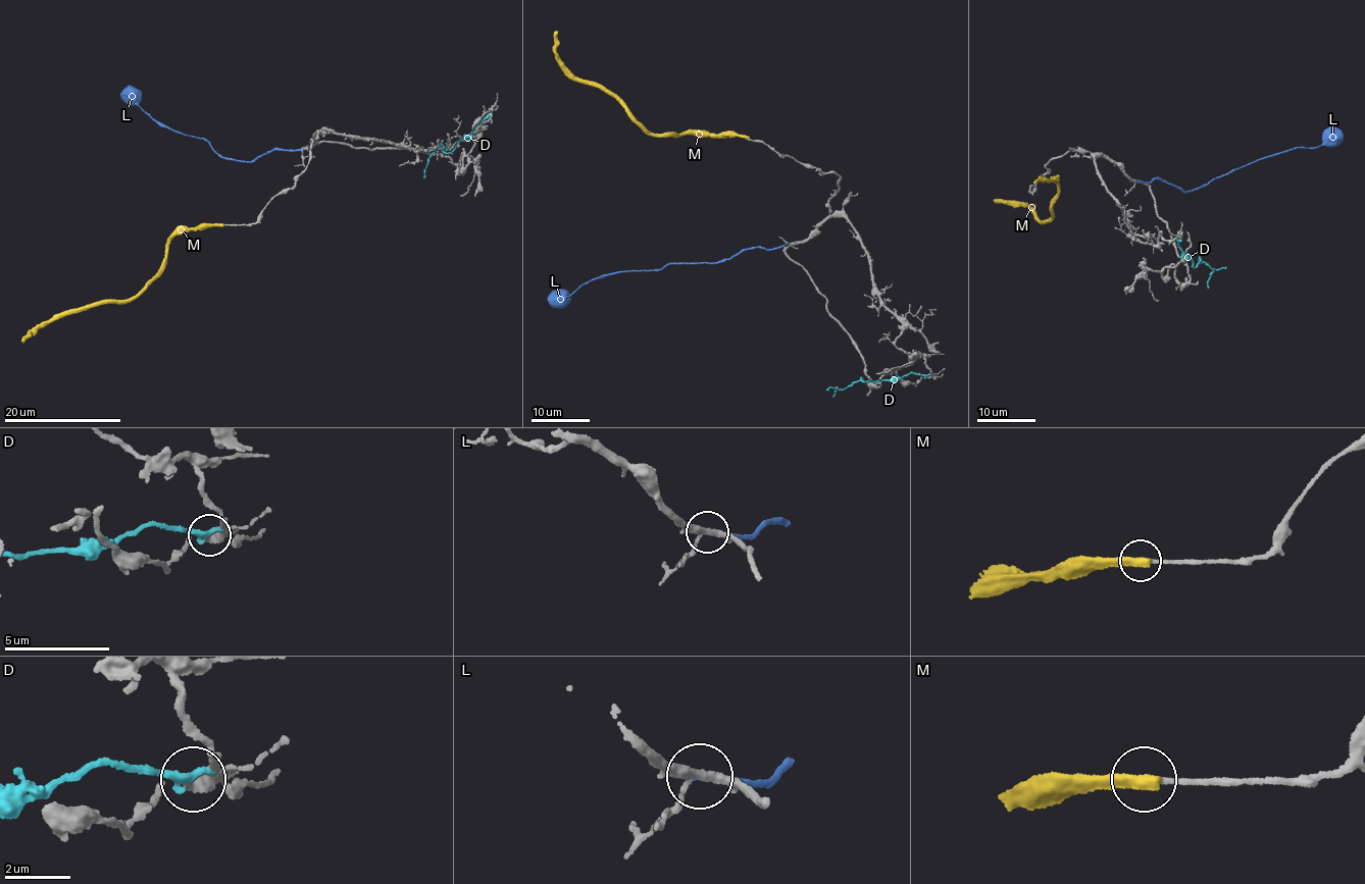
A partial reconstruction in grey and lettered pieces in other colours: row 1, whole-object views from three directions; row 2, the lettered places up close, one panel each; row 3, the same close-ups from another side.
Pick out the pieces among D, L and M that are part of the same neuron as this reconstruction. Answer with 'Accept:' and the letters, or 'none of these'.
Accept: L

